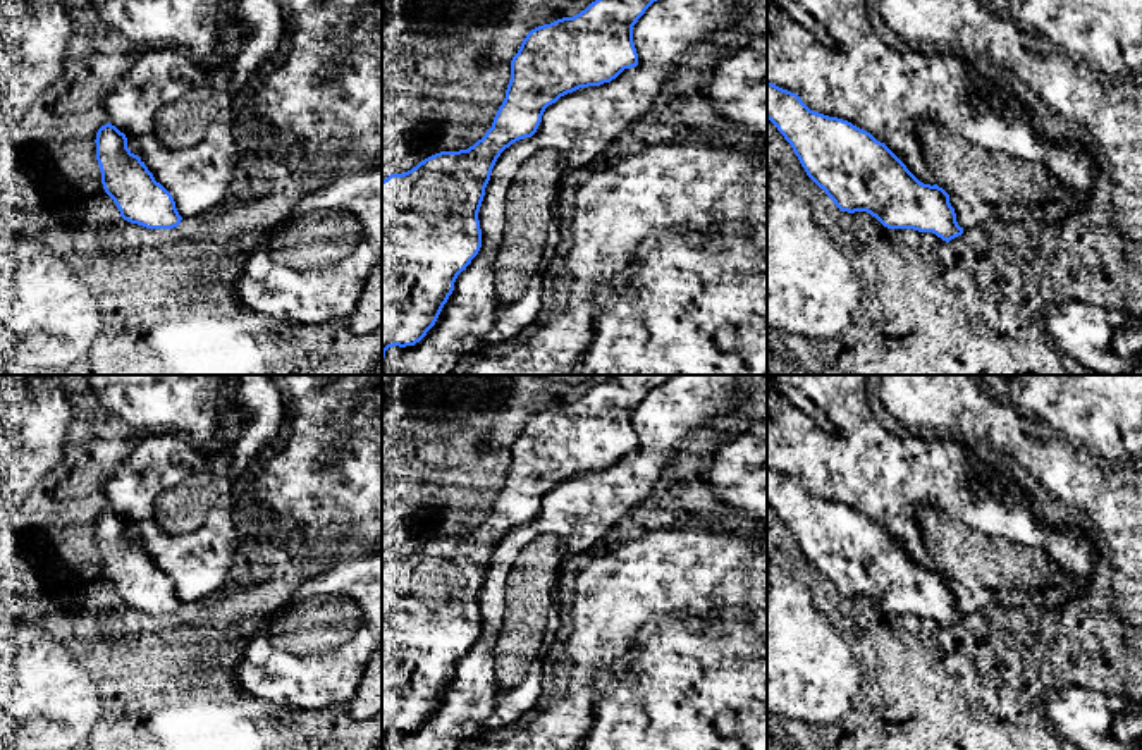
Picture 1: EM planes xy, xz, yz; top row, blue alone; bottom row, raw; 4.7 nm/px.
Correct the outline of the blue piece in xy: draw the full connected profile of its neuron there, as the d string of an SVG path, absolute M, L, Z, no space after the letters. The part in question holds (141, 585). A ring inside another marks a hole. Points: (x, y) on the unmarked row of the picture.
M108 507L98 514L95 528L103 575L124 606L146 614L174 614L181 609L172 580L127 533L124 518Z

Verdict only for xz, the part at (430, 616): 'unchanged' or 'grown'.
unchanged

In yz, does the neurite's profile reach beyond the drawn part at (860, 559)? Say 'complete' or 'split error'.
complete

